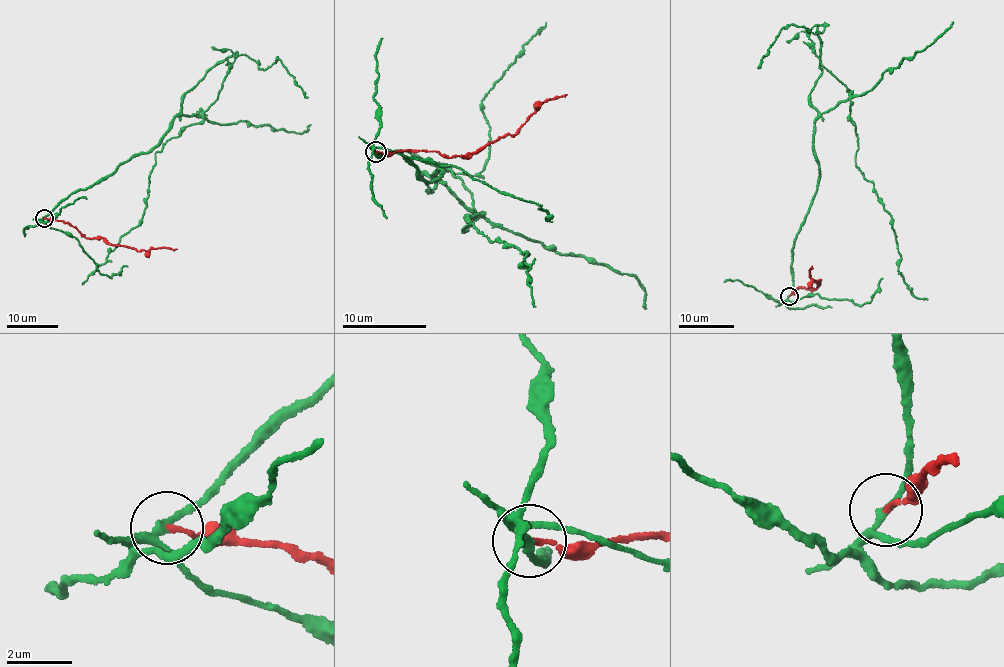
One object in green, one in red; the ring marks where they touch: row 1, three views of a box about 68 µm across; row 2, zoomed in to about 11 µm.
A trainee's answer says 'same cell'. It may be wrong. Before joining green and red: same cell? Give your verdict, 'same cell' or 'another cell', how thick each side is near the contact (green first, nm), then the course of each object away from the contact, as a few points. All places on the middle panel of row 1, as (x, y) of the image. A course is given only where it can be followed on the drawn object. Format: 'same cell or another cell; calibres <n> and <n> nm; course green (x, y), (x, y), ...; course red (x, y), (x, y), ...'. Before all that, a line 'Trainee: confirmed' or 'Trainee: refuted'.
Trainee: refuted
another cell; calibres 170 and 140 nm; course green (375, 151), (430, 182), (441, 169), (480, 214), (464, 233), (472, 222), (528, 253), (534, 306); course red (375, 151), (391, 155), (419, 150), (469, 157), (487, 143), (512, 136), (539, 105), (566, 95)

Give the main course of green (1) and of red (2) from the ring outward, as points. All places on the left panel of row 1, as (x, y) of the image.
1: (43, 218), (159, 142), (173, 119), (202, 118), (155, 153), (141, 222), (82, 283)
2: (43, 218), (72, 225), (88, 238), (139, 251), (176, 249)

